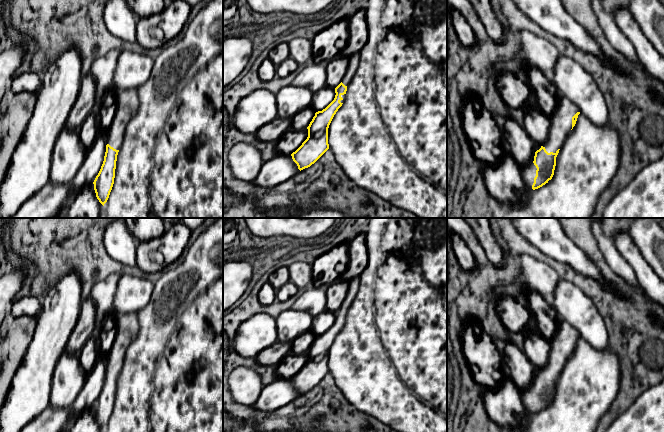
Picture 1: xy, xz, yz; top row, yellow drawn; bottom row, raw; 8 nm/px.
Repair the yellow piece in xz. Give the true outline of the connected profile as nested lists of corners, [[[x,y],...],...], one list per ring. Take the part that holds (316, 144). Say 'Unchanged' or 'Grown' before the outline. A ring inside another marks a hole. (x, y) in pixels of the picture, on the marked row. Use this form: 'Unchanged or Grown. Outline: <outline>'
Grown. Outline: [[[355,53],[348,58],[347,71],[341,83],[335,88],[336,95],[334,100],[325,109],[315,113],[315,116],[307,127],[307,139],[291,154],[293,161],[297,164],[300,171],[314,164],[329,149],[329,125],[345,100],[347,86],[356,73],[359,60],[359,53]]]

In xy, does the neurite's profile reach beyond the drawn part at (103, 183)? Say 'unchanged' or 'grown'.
grown

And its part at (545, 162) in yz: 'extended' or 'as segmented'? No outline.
extended

